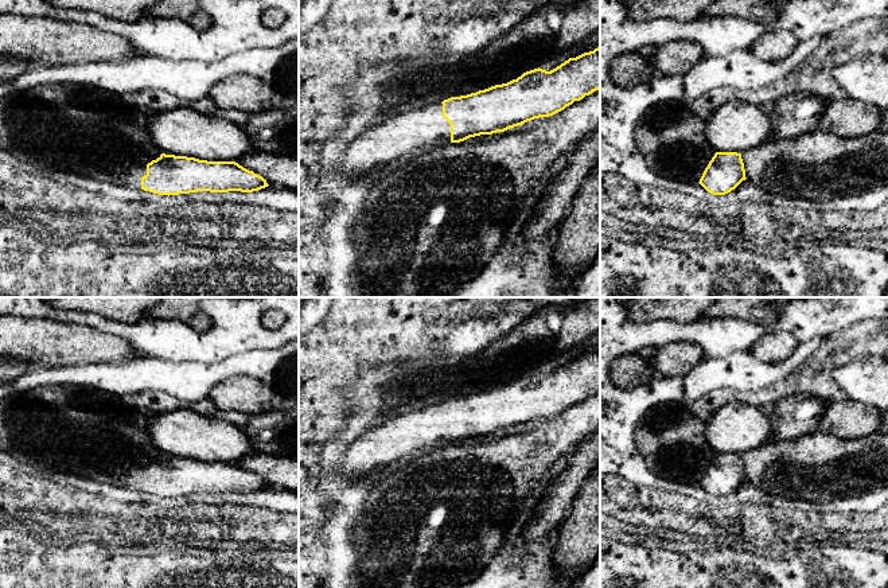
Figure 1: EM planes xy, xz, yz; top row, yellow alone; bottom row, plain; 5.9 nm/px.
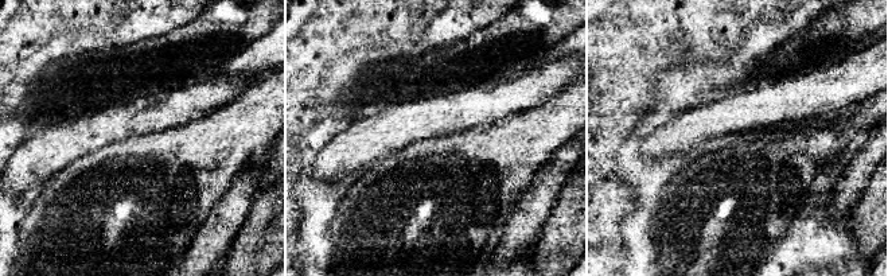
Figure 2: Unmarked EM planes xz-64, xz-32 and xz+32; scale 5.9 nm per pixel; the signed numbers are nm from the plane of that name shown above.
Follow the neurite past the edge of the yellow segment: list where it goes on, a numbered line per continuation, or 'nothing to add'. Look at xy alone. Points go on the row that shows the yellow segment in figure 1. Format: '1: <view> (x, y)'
1: xy (132, 176)

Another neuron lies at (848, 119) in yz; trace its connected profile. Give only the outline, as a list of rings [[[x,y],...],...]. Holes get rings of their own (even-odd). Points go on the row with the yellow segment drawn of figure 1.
[[[856,100],[829,101],[821,113],[817,129],[842,139],[861,137],[881,129],[881,116],[876,106]]]

